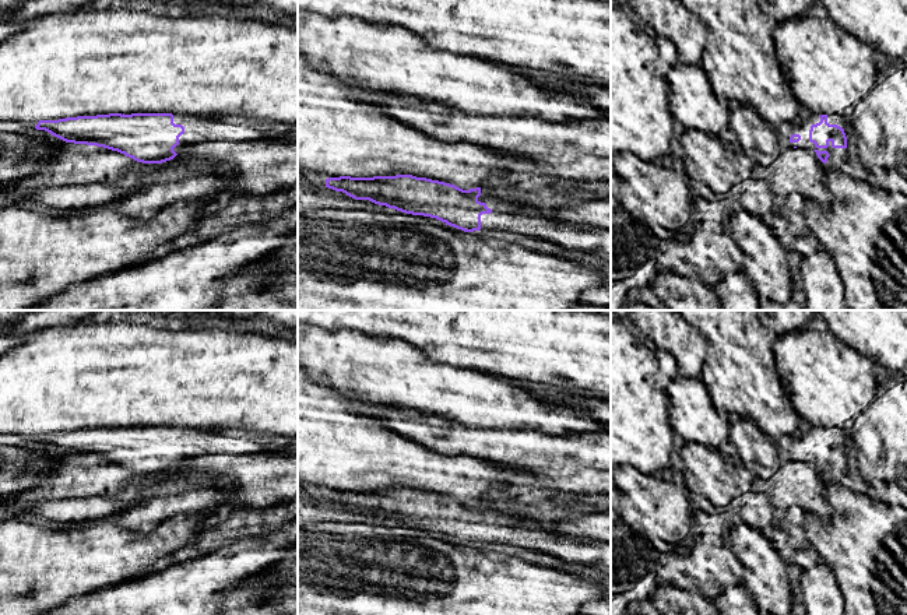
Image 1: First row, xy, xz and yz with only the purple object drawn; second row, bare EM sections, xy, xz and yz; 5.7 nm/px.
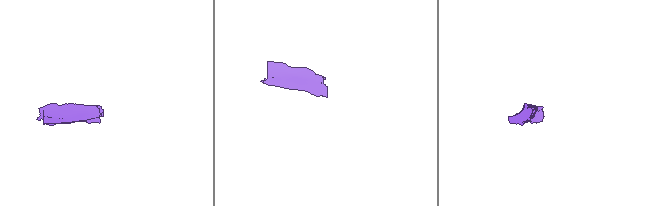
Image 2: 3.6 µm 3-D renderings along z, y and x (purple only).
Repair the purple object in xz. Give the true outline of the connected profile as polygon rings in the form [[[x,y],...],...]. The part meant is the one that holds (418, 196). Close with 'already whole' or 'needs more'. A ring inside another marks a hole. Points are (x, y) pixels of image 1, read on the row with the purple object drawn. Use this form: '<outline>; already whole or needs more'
[[[412,175],[373,176],[373,178],[328,178],[326,187],[342,191],[355,200],[369,200],[379,205],[386,205],[397,211],[436,218],[446,225],[464,232],[474,231],[505,231],[524,236],[532,236],[558,243],[567,249],[594,252],[611,263],[611,229],[580,228],[567,225],[558,219],[548,219],[530,214],[521,217],[521,208],[534,208],[527,200],[518,198],[505,189],[485,186],[463,190],[454,184],[416,178]]]; needs more

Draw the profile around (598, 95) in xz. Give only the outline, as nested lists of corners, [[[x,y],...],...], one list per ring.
[[[537,81],[537,84],[551,89],[560,91],[565,94],[572,94],[574,96],[587,98],[588,102],[607,115],[605,117],[611,119],[611,87],[607,85],[581,85],[581,84],[570,84],[570,85],[555,85],[549,82]]]

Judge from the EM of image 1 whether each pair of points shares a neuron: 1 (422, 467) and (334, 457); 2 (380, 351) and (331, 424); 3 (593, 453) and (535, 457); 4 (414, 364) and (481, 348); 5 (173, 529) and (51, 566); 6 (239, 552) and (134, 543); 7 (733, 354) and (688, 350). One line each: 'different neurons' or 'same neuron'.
1: same neuron
2: different neurons
3: same neuron
4: different neurons
5: same neuron
6: different neurons
7: different neurons

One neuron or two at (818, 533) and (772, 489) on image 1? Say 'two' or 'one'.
two

